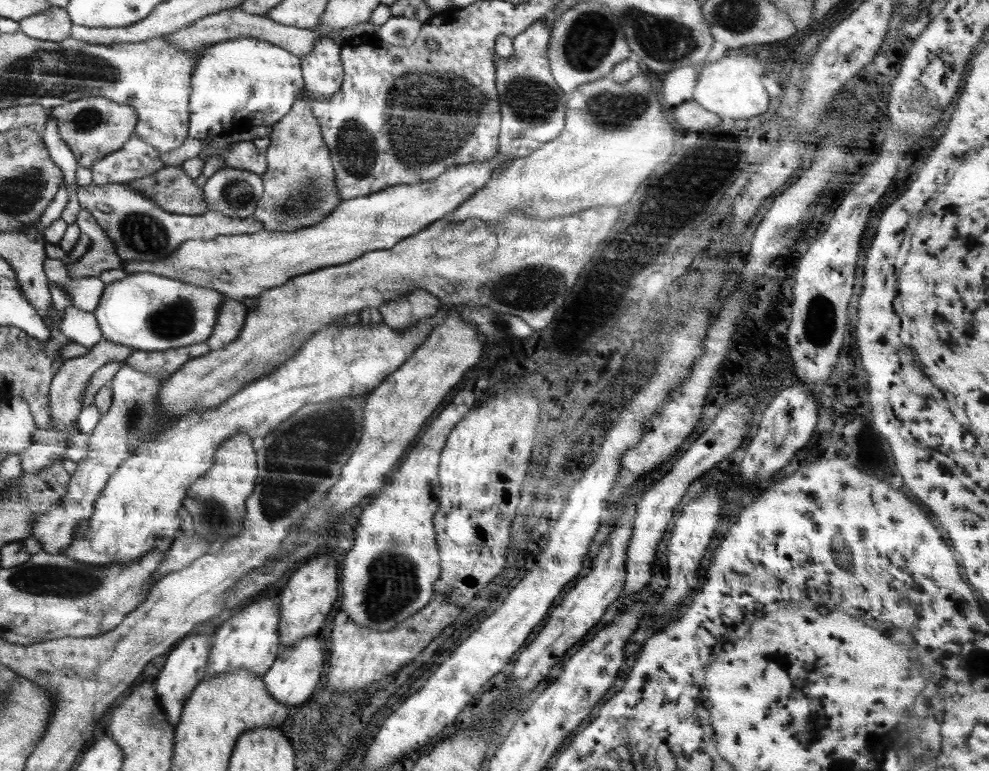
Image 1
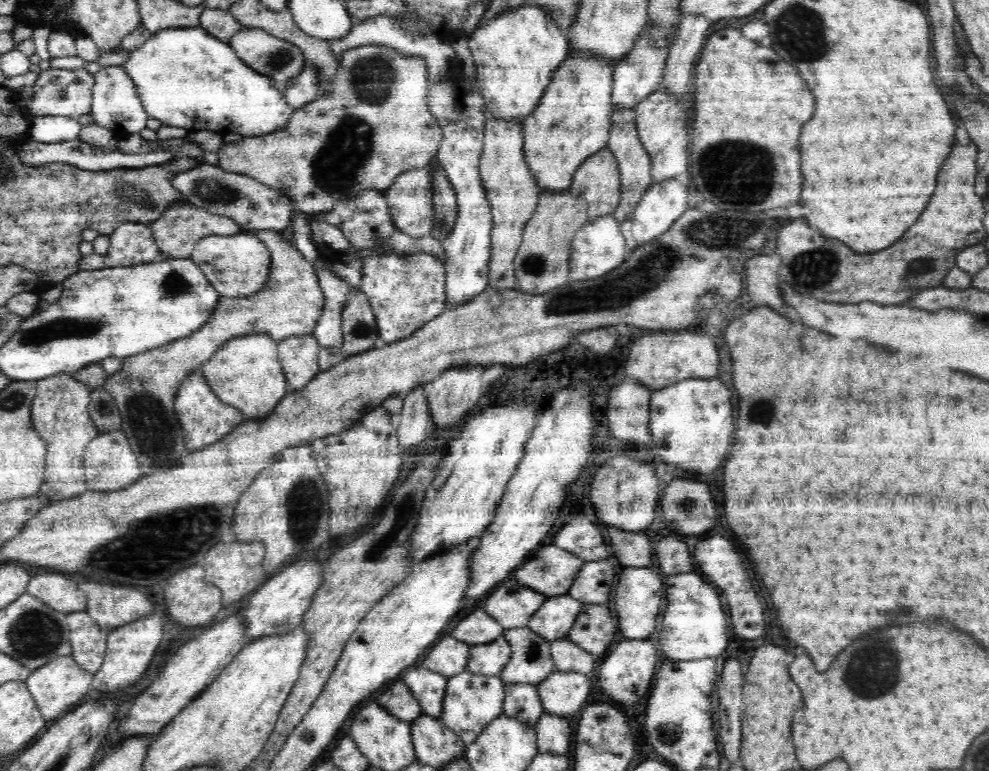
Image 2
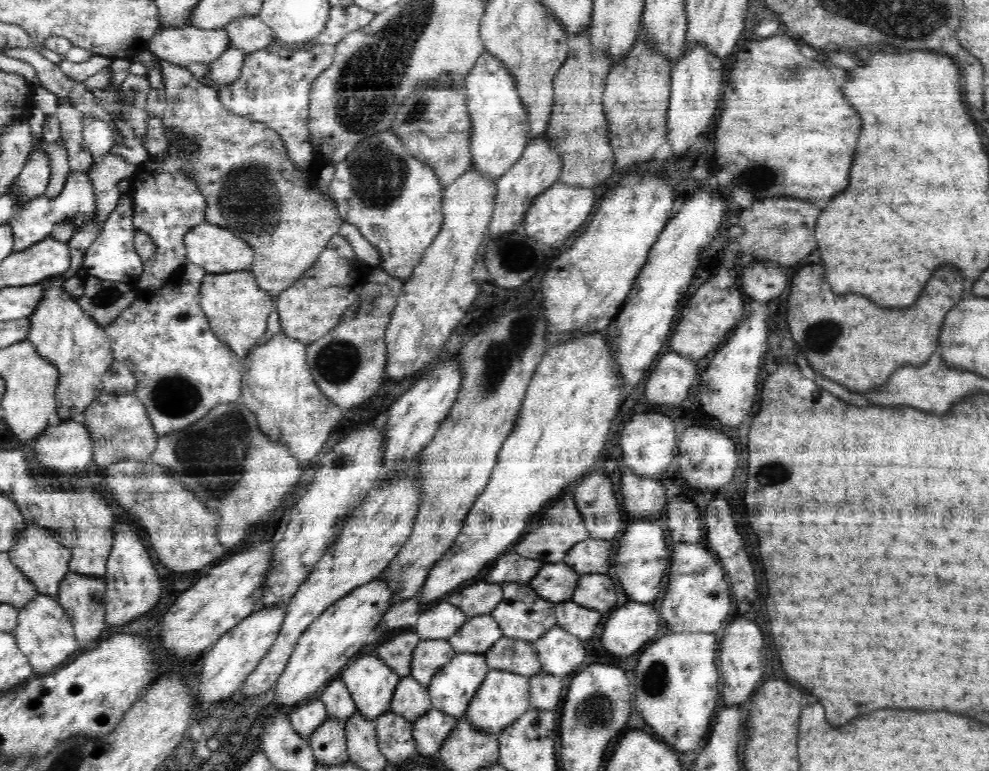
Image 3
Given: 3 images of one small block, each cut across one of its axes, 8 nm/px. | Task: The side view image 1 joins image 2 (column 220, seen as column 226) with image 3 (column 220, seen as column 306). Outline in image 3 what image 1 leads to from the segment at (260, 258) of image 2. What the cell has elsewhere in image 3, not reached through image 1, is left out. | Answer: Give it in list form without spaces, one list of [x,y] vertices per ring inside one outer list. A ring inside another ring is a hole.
[[[208,221],[190,229],[184,238],[187,262],[197,264],[206,273],[226,274],[226,272],[250,272],[254,262],[254,249],[230,230]]]

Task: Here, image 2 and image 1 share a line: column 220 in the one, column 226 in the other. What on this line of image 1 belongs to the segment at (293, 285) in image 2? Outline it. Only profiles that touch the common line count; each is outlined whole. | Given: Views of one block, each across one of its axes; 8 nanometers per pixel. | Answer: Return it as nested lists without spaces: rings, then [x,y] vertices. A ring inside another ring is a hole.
[[[226,297],[223,300],[212,334],[206,340],[211,351],[226,347],[240,334],[248,311],[239,299]]]

